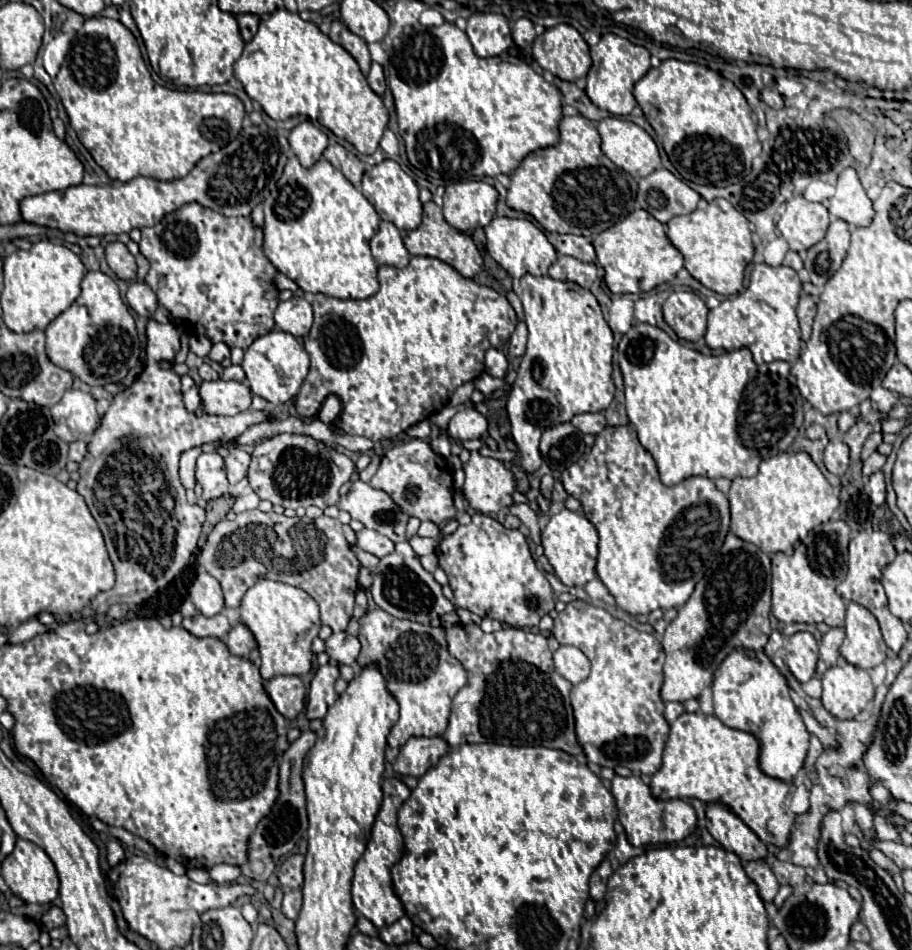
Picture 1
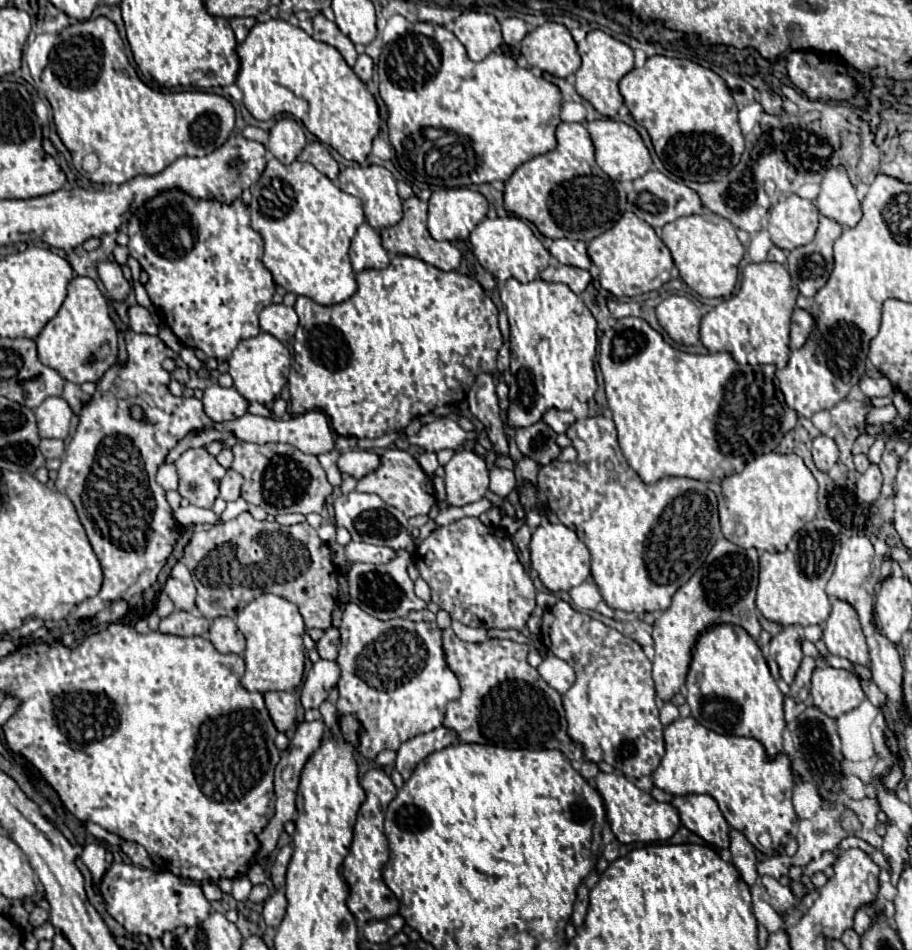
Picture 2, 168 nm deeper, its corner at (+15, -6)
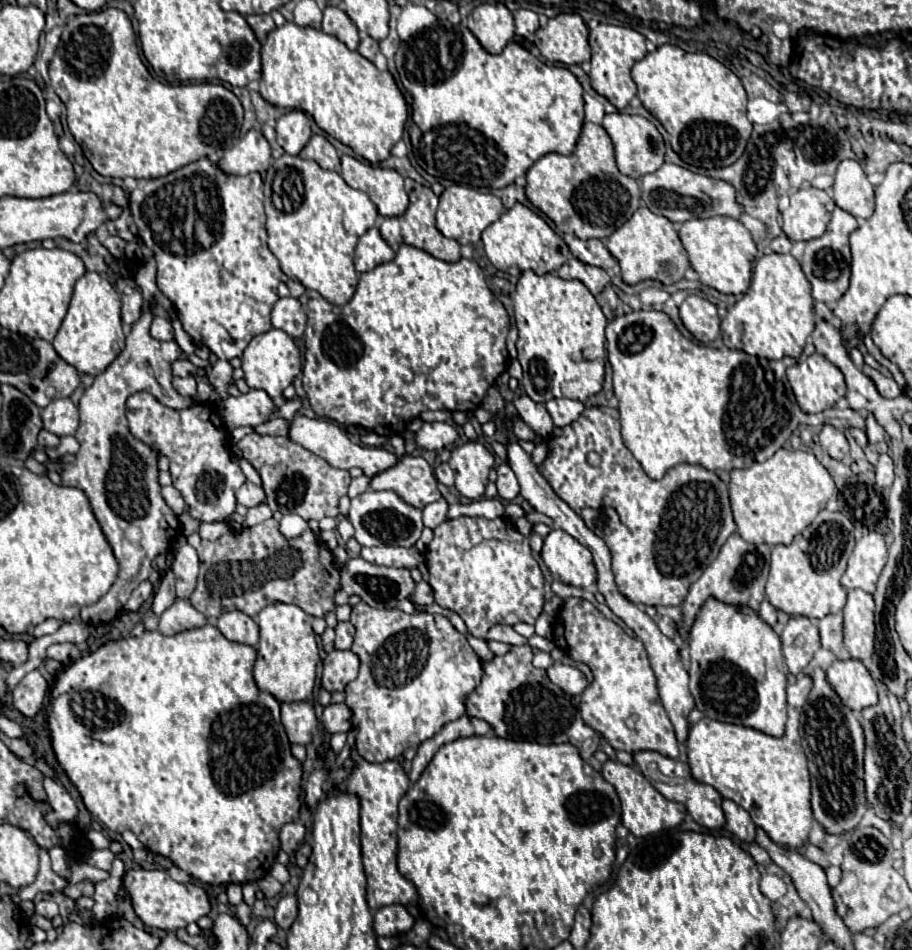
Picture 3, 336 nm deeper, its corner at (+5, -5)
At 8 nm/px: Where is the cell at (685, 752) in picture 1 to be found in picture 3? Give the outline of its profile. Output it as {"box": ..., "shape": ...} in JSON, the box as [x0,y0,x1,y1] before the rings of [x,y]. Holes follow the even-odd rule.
{"box":[685,674,813,848],"shape":[[[801,674],[793,686],[787,686],[789,718],[783,738],[773,738],[745,726],[701,718],[689,726],[689,736],[685,740],[691,776],[701,784],[713,786],[723,798],[733,800],[737,806],[747,810],[755,826],[763,828],[775,844],[787,848],[803,846],[813,822],[809,770],[807,758],[803,758],[799,734],[803,704],[807,702],[811,686],[813,680],[807,674]]]}

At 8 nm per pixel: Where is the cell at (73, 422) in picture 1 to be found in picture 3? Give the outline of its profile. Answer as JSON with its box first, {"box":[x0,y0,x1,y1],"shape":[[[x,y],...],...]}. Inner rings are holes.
{"box":[43,398,79,436],"shape":[[[57,398],[43,408],[43,428],[57,436],[73,436],[79,428],[79,410],[69,398]]]}

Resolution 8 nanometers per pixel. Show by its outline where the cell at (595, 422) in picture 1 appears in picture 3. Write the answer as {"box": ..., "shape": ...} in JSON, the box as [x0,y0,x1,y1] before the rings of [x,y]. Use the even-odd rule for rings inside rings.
{"box":[545,398,585,428],"shape":[[[555,398],[555,400],[547,402],[545,406],[547,406],[547,410],[553,418],[553,424],[557,428],[565,428],[565,426],[573,424],[585,410],[585,406],[579,400],[567,400],[567,398],[561,398],[561,400]]]}

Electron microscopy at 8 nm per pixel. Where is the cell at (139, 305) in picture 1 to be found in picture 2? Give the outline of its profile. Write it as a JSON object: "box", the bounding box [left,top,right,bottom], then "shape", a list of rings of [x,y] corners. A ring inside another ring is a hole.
{"box":[129,305,157,335],"shape":[[[141,305],[129,307],[129,323],[131,323],[131,329],[135,333],[157,335],[157,325],[155,325],[151,313],[145,307],[141,307]]]}

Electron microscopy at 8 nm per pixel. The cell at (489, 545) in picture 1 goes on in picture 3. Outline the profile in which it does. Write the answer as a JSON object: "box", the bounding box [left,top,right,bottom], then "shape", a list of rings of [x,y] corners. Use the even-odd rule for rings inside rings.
{"box":[425,516,543,638],"shape":[[[461,516],[457,520],[445,520],[435,530],[435,538],[425,550],[425,564],[429,568],[429,584],[435,594],[435,602],[443,608],[455,610],[467,624],[469,632],[477,638],[485,638],[487,630],[495,624],[513,626],[517,622],[535,624],[543,612],[543,574],[537,560],[531,556],[529,540],[517,532],[517,528],[505,518],[471,518]]]}

